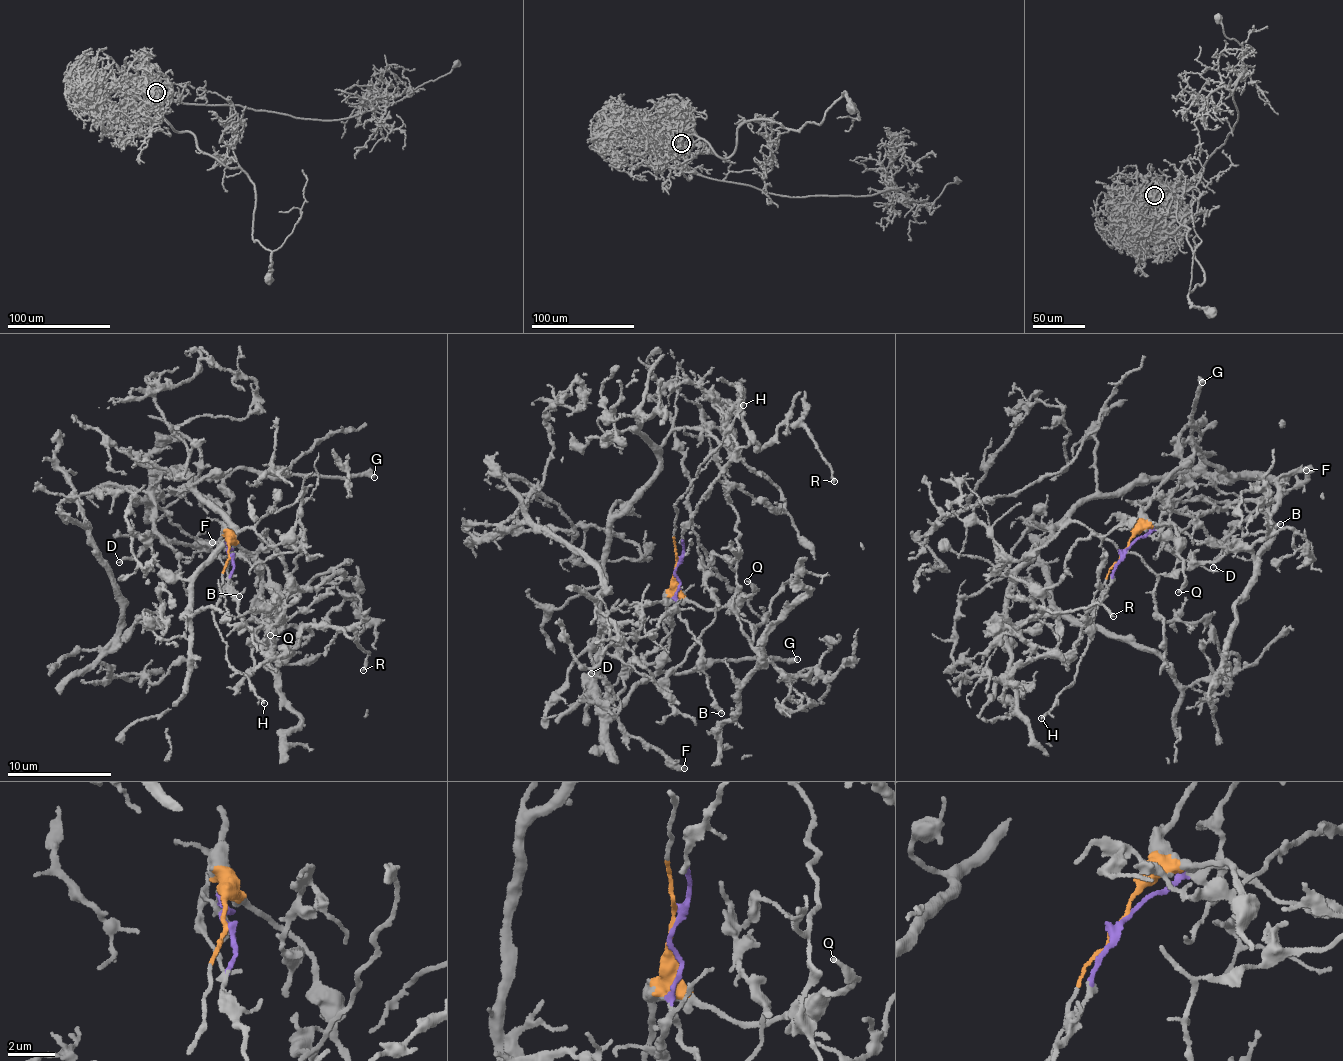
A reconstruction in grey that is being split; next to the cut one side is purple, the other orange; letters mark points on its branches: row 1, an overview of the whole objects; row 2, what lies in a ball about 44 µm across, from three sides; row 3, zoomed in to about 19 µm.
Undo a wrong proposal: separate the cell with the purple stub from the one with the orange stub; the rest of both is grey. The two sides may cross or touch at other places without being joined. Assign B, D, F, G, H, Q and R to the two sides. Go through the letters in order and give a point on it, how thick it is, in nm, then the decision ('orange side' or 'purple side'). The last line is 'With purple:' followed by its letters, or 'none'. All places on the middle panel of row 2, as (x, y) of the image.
B: (721, 713) | 320 nm | purple side
D: (591, 673) | 190 nm | purple side
F: (684, 768) | 360 nm | purple side
G: (797, 659) | 440 nm | orange side
H: (743, 405) | 150 nm | orange side
Q: (747, 581) | 200 nm | orange side
R: (834, 481) | 180 nm | purple side
With purple: B, D, F, R

